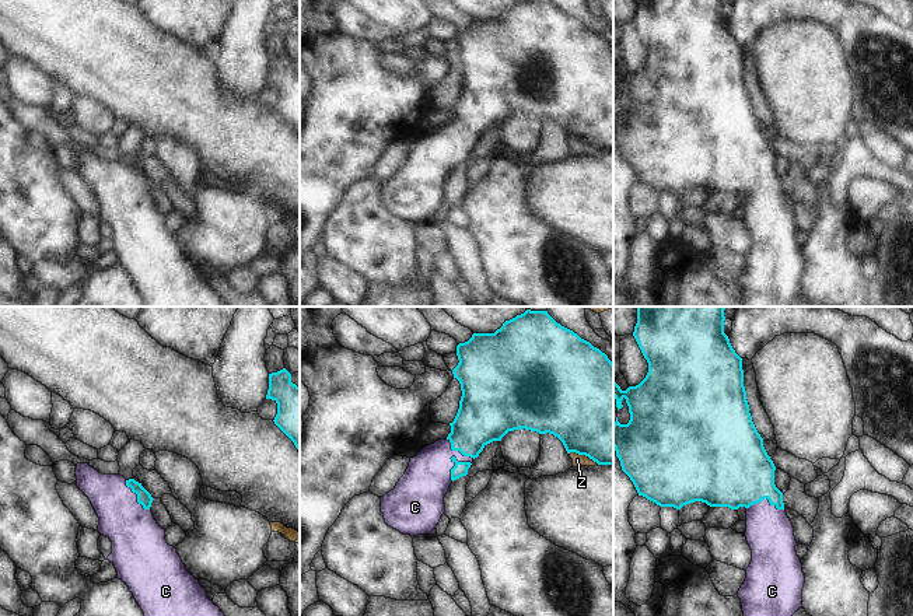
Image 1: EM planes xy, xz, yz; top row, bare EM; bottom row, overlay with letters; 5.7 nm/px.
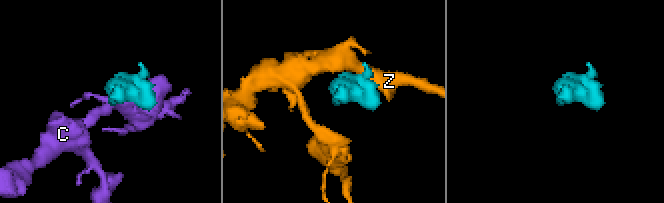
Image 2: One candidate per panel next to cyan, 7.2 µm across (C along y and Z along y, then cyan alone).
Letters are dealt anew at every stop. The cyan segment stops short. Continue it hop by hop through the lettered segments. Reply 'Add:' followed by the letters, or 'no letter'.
Add: C

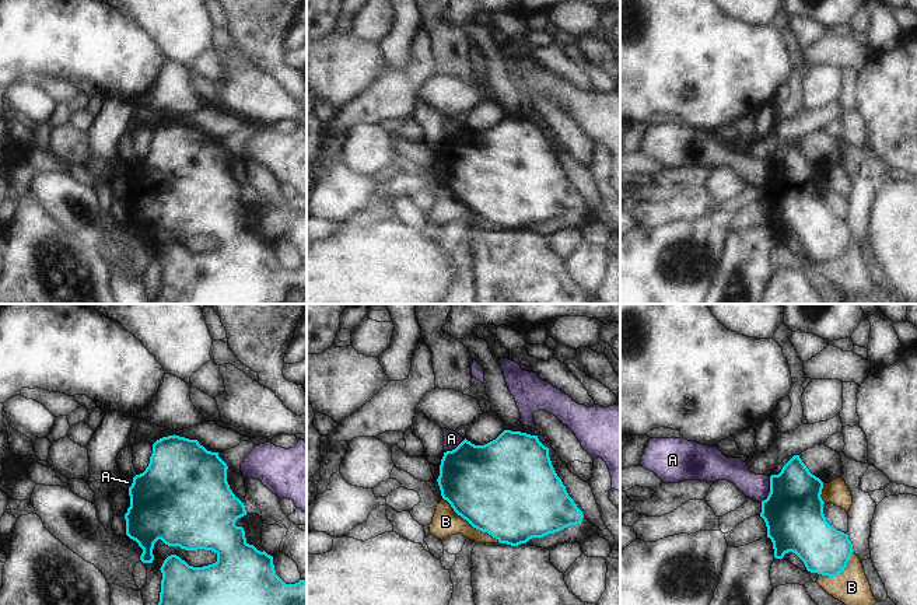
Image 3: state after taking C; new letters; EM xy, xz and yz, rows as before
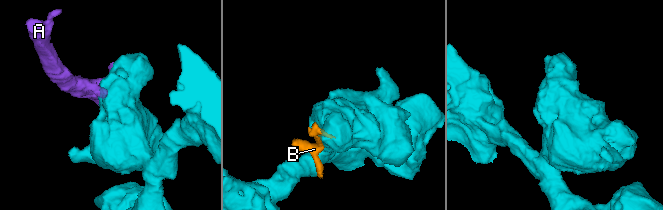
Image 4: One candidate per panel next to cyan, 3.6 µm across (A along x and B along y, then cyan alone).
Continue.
Add: no letter

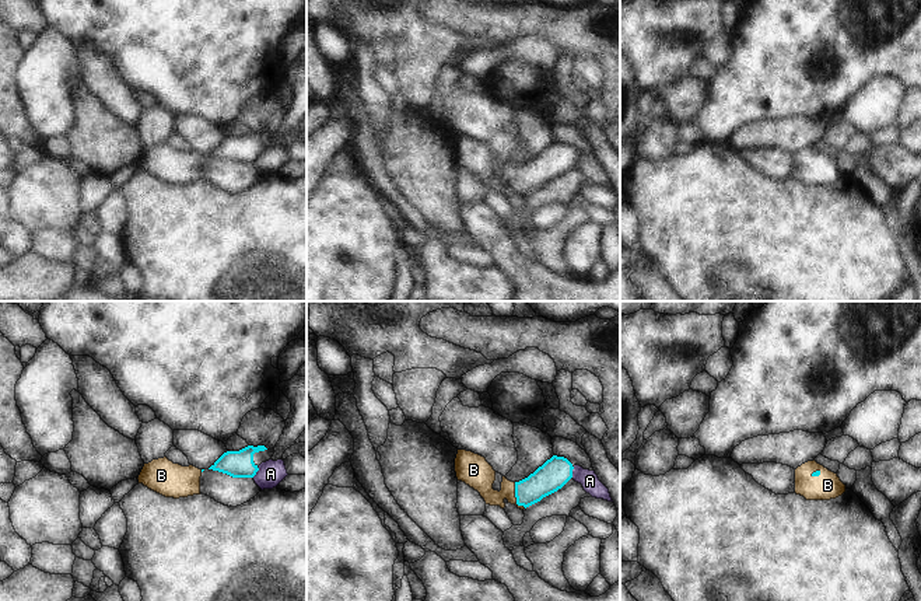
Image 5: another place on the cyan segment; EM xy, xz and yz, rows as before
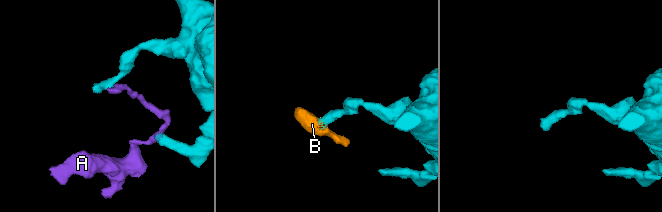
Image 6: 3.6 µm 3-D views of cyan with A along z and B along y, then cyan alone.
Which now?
Add: B

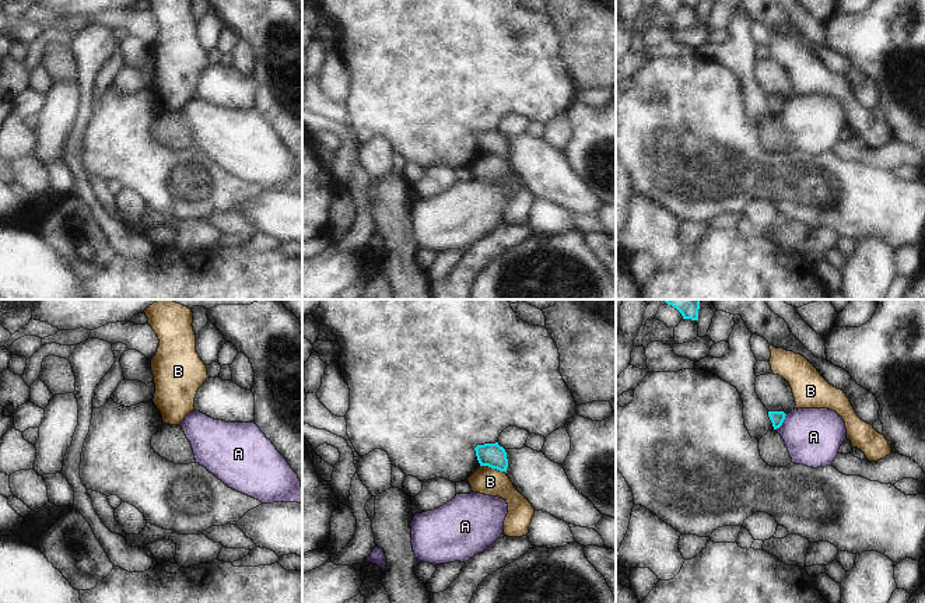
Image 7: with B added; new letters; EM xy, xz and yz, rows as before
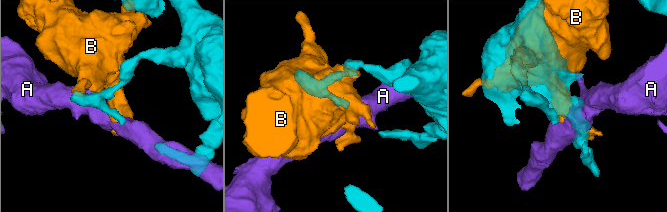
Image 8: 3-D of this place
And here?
Add: no letter

